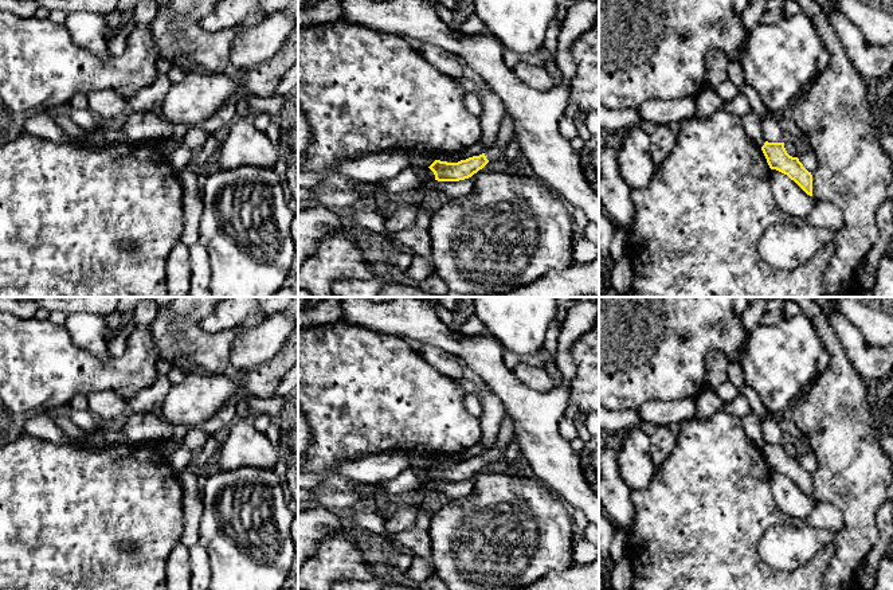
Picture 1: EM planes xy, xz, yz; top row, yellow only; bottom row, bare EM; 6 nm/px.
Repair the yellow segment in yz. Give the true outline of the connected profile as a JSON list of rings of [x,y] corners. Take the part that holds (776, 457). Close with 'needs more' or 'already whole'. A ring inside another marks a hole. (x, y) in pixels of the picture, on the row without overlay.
[[[765,442],[761,452],[771,470],[776,470],[794,481],[807,496],[812,497],[812,476],[798,458],[787,454],[784,444]]] | already whole

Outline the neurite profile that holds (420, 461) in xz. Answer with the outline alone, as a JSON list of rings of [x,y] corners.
[[[408,454],[408,460],[411,466],[416,469],[428,469],[434,462],[434,456],[426,456],[426,454]]]

